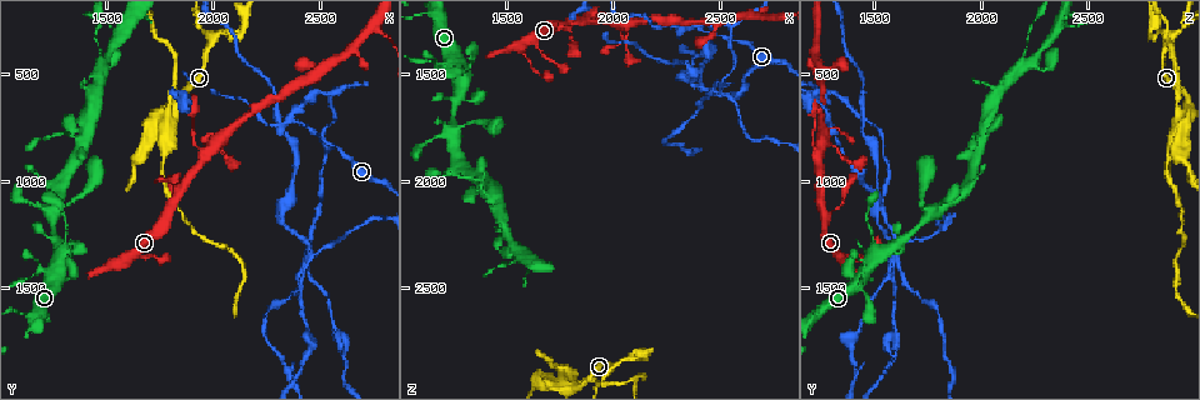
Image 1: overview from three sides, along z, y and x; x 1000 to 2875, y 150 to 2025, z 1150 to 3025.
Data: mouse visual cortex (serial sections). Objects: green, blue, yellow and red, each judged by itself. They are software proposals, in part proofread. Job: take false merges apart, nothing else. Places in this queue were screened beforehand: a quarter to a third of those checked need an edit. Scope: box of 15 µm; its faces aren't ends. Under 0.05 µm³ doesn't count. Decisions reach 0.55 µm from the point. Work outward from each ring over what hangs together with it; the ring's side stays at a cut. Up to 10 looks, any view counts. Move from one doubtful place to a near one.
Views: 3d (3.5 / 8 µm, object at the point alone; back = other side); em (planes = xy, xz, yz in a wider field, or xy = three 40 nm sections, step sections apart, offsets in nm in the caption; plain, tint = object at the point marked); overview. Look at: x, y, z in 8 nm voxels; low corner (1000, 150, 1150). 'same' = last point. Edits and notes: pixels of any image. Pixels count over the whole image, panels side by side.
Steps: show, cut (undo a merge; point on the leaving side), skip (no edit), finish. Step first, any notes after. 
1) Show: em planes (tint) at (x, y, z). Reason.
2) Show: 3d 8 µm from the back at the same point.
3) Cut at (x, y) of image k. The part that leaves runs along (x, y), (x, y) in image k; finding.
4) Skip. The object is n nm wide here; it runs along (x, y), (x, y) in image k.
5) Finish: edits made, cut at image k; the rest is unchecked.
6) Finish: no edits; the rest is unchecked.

Show: 3d 8 µm at (1320, 1280, 1630). Sharp bend.

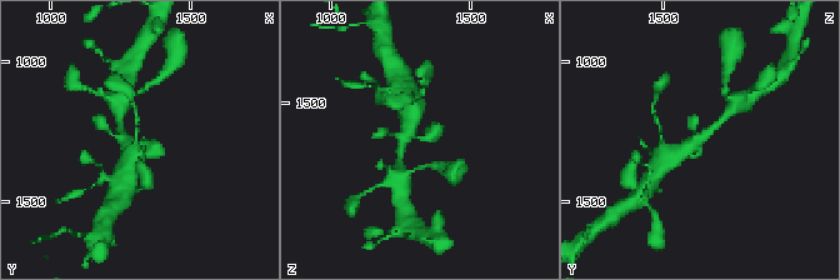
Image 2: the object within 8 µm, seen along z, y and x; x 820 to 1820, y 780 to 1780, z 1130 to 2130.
Show: em planes (tint) at (1320, 1290, 1630). Shape alone is not enough.

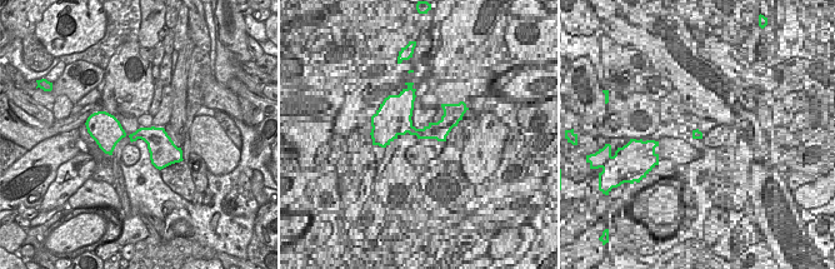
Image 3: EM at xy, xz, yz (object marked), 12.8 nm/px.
Skip. It runs along (411, 114), (416, 138), (440, 125) in image 2; one cell here.

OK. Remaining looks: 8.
Show: 3d 8 µm at (1480, 460, 2200). A fork.

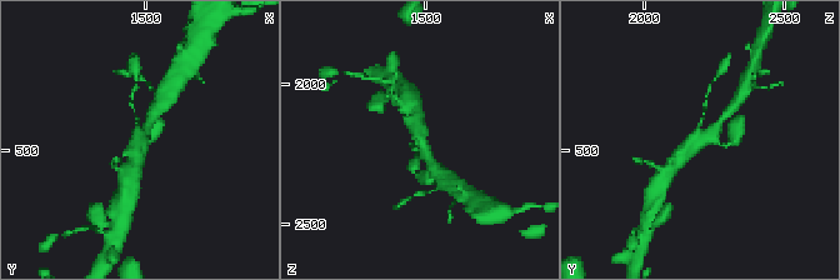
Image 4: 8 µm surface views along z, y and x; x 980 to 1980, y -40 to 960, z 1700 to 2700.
Show: em xy step 3 (tint) at (1490, 460, 2190). Shape alone is not enough.

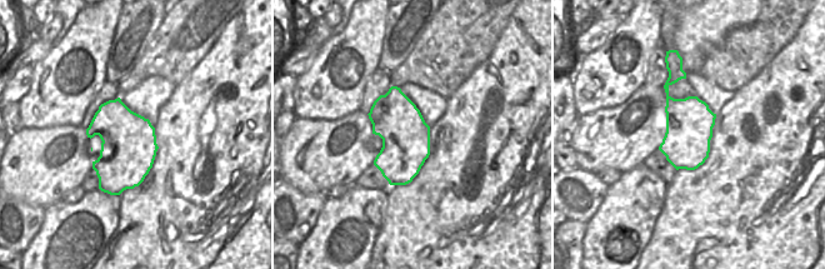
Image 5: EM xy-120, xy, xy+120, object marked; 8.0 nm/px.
Skip. All the same cell.

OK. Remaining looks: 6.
Show: 3d 3.5 µm at (1980, 370, 2870). Three arms meet.

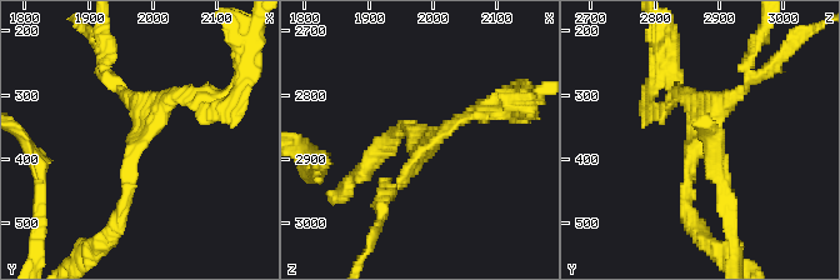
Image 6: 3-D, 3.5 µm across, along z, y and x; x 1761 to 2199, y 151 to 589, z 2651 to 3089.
Show: em xy step 1 (plain) at (1985, 370, 2865). 3 arms meet here; the arms are 150, 150, 200 nm wide.

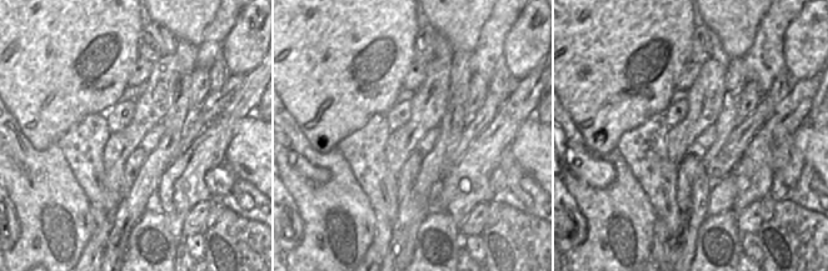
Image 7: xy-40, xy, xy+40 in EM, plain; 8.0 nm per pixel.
Show: em xy step 1 (tint) at the same point. With the object marked.

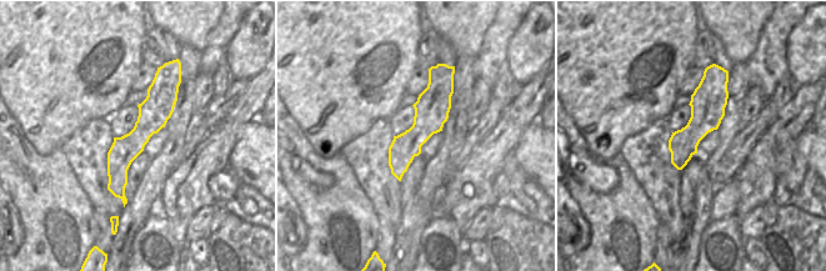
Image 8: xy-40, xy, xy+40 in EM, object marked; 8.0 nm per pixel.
Skip. It runs along (159, 79), (118, 194) in image 8; all the same cell.

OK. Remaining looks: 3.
Show: 3d 3.5 µm at (1570, 1380, 1350). Three arms meet.

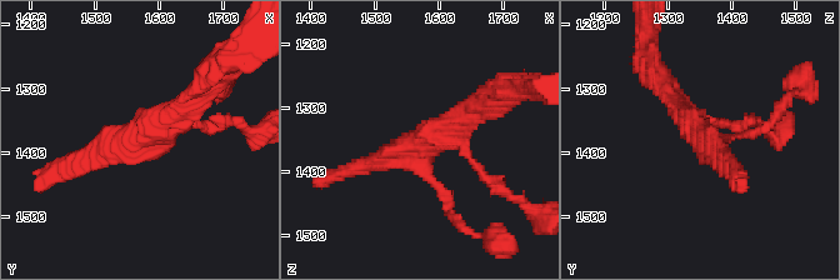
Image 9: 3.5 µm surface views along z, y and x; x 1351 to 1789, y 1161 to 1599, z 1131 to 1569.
Show: em xy step 1 (tint) at (1570, 1385, 1360). Need the tissue.

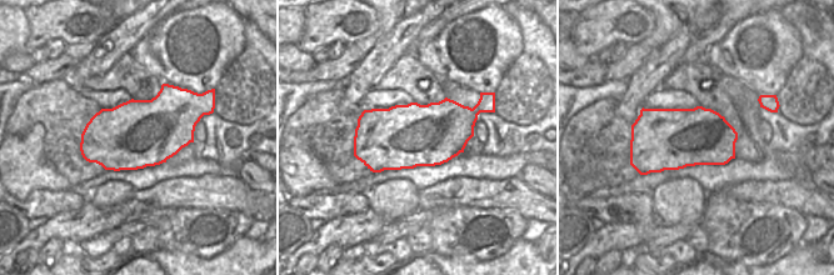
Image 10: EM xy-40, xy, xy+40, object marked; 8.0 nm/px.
Skip. It runs along (203, 91), (141, 141), (69, 164) in image 9; one cell here.

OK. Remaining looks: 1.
Finish: no edits; the rest is unchecked.

